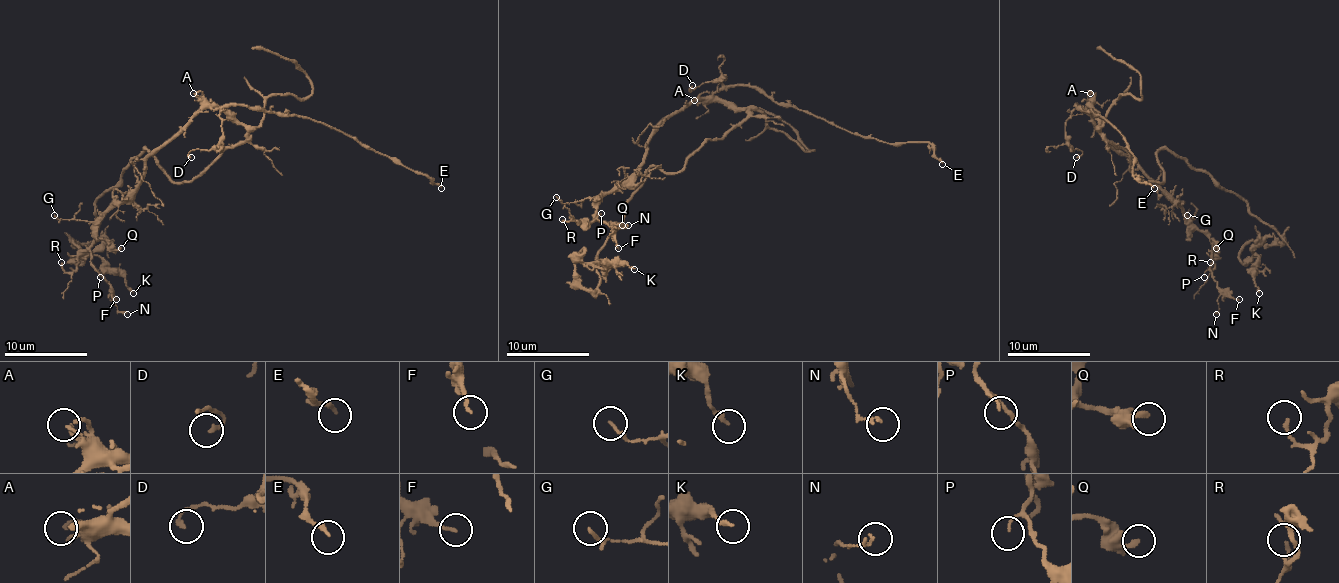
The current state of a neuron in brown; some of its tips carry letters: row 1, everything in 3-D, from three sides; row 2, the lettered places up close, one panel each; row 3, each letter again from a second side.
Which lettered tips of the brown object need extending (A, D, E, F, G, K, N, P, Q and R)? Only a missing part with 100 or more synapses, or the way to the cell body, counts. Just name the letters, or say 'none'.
none

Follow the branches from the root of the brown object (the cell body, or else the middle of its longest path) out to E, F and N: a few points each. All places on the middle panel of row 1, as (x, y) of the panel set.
E: (711, 139), (748, 116), (746, 108), (729, 108), (713, 95), (750, 85), (861, 137), (925, 143), (942, 164)
F: (711, 139), (748, 110), (692, 100), (657, 128), (645, 161), (597, 203), (591, 221), (606, 221), (618, 248)
N: (711, 139), (748, 110), (719, 100), (676, 110), (591, 221), (628, 225)

